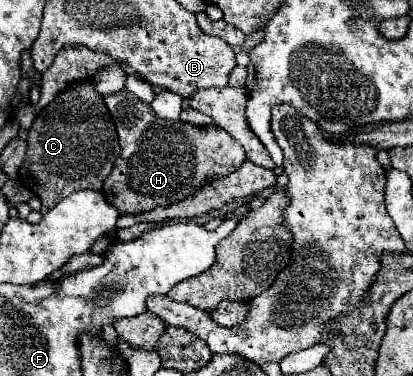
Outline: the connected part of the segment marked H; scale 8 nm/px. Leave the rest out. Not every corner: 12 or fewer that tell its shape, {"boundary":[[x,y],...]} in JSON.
{"boundary":[[105,97],[121,155],[103,195],[121,215],[191,197],[237,171],[217,125],[165,121]]}

